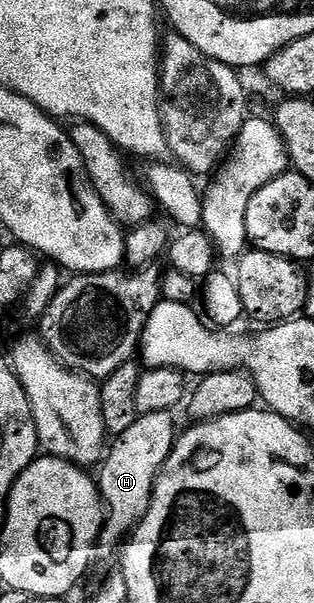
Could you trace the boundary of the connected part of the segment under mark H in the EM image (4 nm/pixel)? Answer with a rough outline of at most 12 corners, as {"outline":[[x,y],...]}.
{"outline":[[173,412],[117,434],[96,477],[101,548],[117,550],[148,511],[174,450]]}

